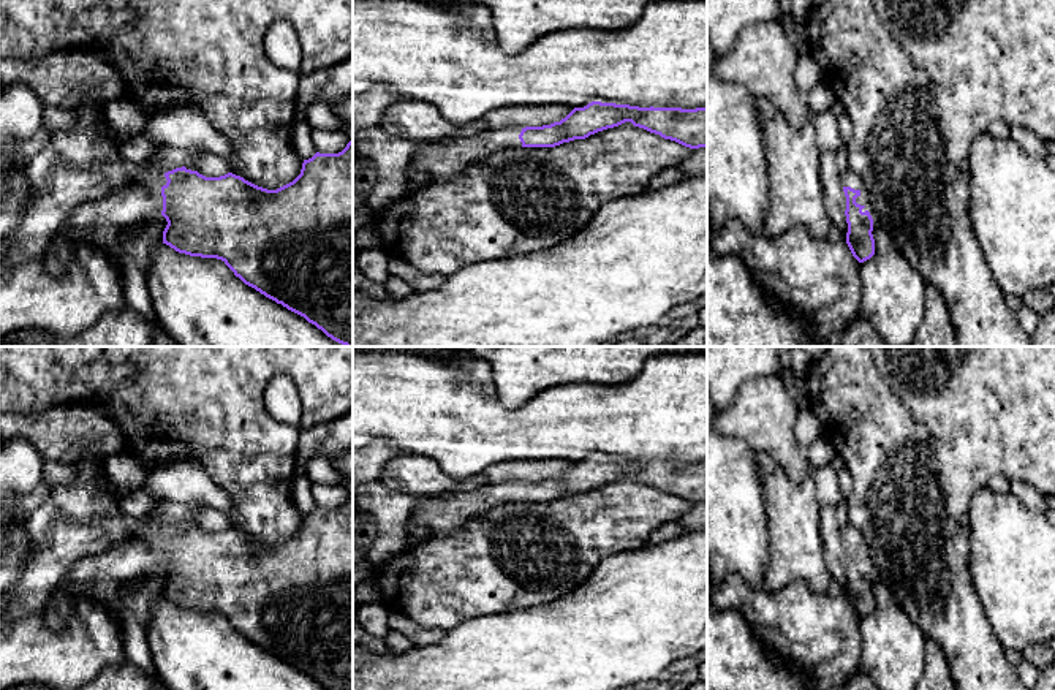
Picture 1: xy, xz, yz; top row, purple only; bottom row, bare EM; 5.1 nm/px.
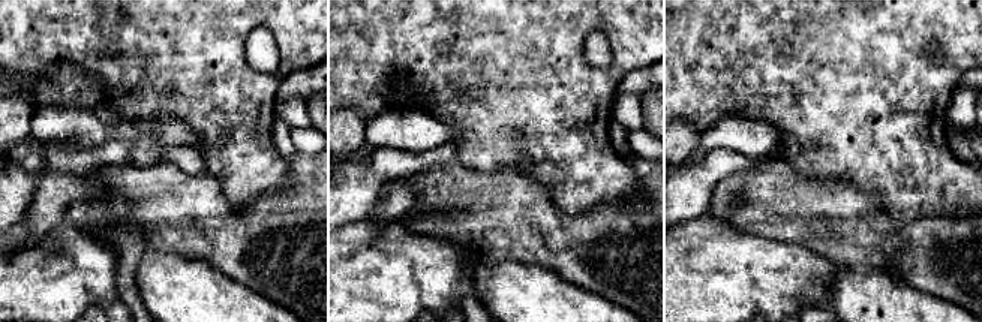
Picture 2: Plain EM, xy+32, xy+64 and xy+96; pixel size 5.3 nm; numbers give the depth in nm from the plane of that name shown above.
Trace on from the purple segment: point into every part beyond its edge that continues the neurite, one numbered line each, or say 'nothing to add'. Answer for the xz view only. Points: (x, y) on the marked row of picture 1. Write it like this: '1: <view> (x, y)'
1: xz (437, 160)

